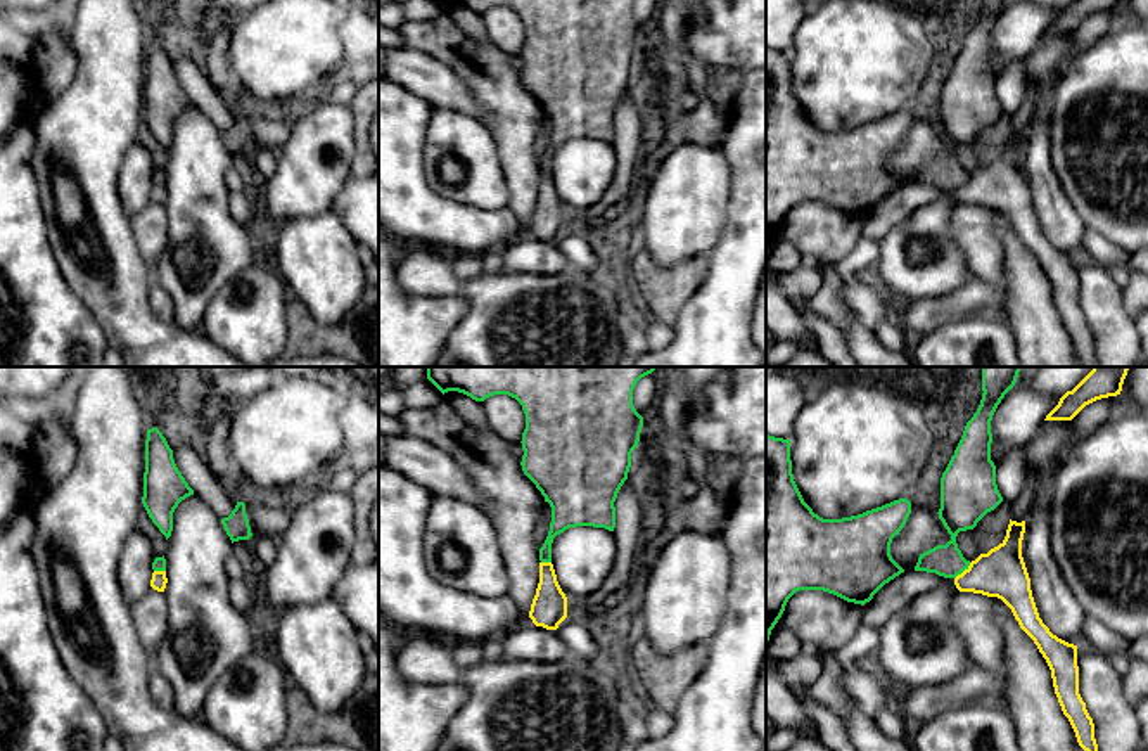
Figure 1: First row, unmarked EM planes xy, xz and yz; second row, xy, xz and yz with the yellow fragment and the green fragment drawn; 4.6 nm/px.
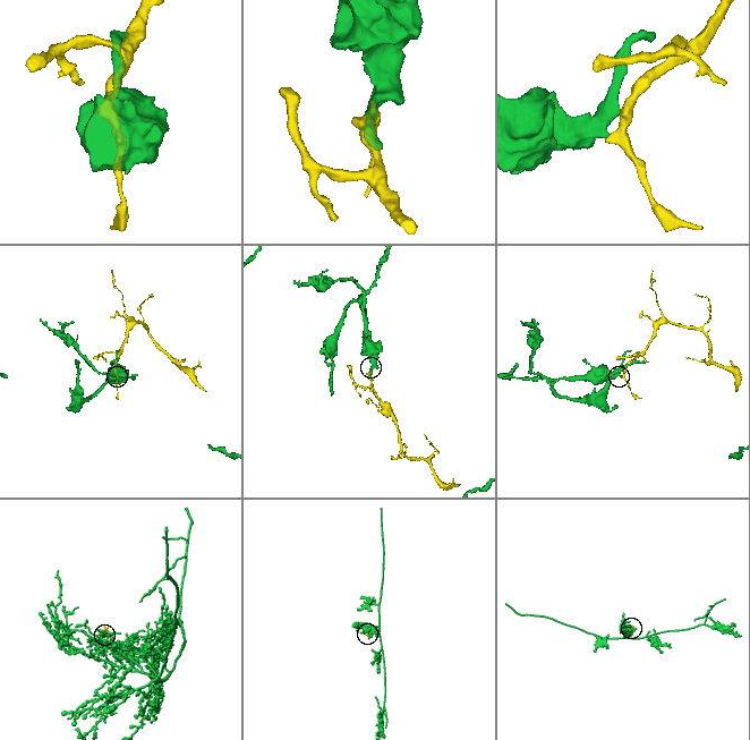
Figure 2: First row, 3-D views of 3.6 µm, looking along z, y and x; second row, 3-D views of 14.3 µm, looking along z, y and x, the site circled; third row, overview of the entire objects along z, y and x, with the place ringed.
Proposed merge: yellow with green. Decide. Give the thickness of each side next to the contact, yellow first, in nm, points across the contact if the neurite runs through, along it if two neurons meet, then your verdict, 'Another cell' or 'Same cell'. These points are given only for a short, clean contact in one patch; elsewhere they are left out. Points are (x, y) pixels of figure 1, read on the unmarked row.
Thickness 220 nm (yellow) against 150 nm. Another cell

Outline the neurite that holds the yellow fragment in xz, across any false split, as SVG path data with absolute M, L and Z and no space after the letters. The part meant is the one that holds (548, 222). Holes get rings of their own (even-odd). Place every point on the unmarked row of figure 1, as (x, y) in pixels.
M539 175L539 196L529 230L536 239L557 242L567 230L567 209L562 204L552 175Z

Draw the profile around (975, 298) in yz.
M972 277L949 294L901 301L897 306L901 325L920 336L963 318L1008 320L1004 287Z

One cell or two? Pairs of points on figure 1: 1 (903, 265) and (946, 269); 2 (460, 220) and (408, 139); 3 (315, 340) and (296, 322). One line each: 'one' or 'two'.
1: one
2: one
3: one

